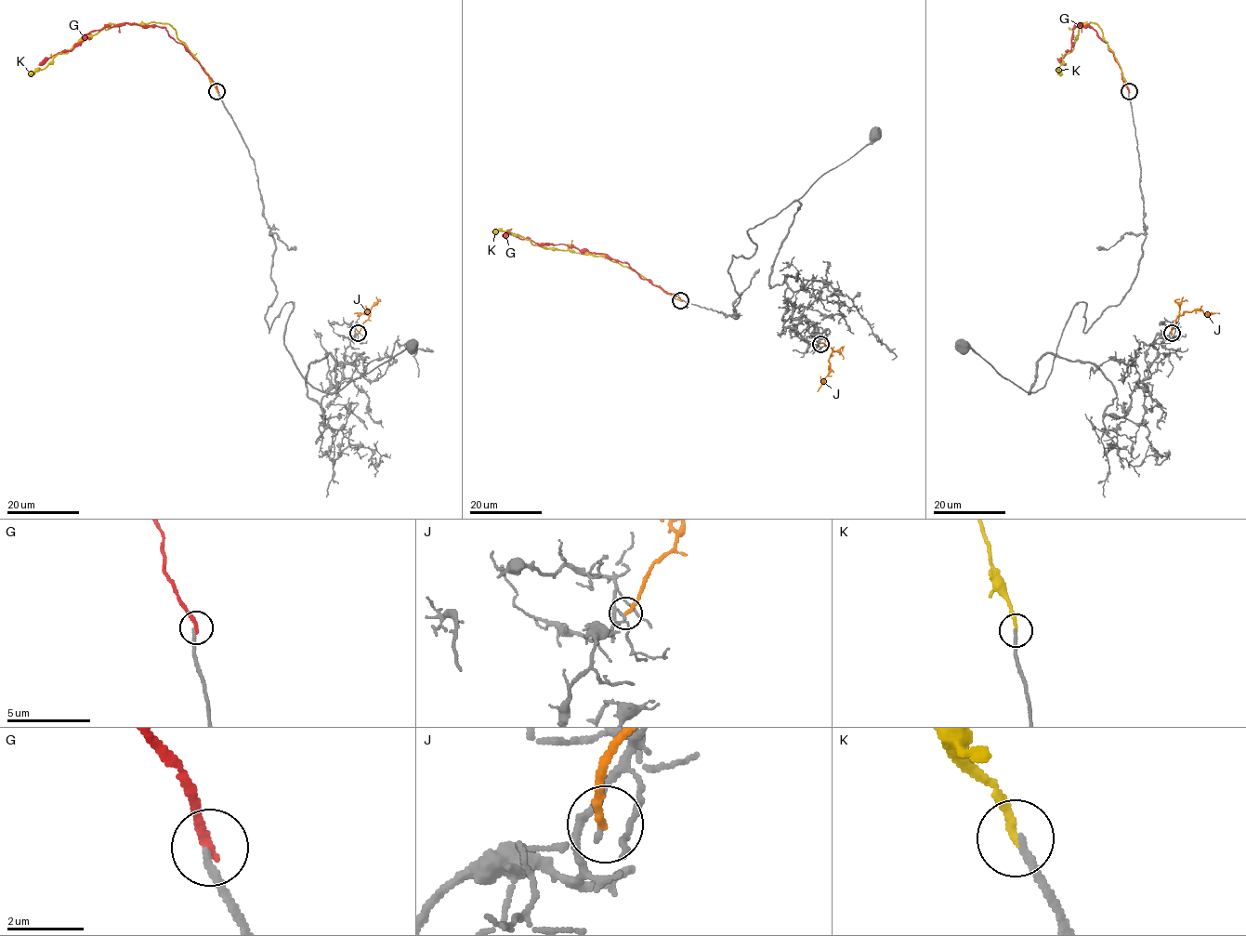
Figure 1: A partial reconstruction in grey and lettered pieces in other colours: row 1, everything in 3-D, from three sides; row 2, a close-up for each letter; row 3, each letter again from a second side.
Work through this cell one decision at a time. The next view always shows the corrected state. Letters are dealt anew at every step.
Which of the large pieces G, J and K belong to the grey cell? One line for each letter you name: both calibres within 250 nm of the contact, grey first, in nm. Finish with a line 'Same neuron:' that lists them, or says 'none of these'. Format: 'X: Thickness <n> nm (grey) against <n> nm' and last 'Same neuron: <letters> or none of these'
K: Thickness 190 nm (grey) against 190 nm
Same neuron: K

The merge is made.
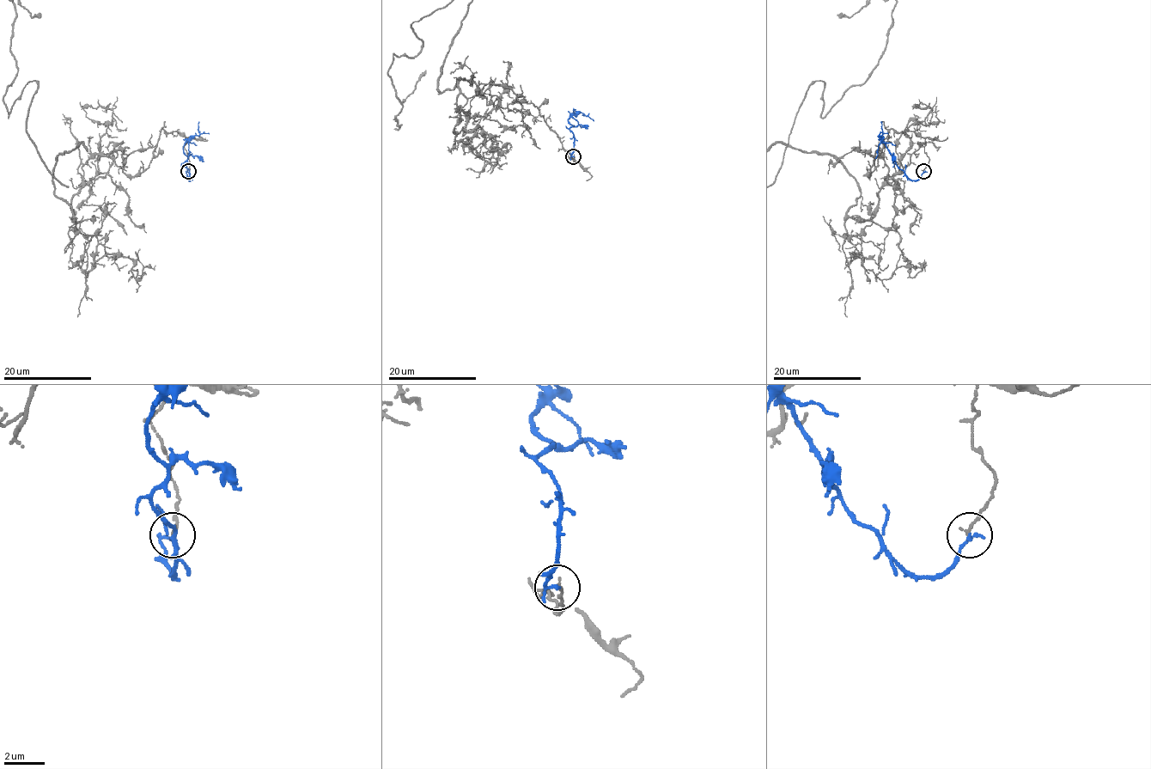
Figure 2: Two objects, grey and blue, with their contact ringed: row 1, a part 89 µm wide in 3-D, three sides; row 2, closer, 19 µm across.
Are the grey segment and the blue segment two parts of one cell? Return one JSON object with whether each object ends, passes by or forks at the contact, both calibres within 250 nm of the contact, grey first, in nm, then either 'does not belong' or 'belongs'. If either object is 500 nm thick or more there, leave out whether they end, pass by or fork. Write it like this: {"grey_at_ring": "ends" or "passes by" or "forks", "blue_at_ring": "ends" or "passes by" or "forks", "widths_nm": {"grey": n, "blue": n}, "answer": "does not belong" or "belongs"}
{"grey_at_ring": "ends", "blue_at_ring": "ends", "widths_nm": {"grey": 140, "blue": 160}, "answer": "does not belong"}

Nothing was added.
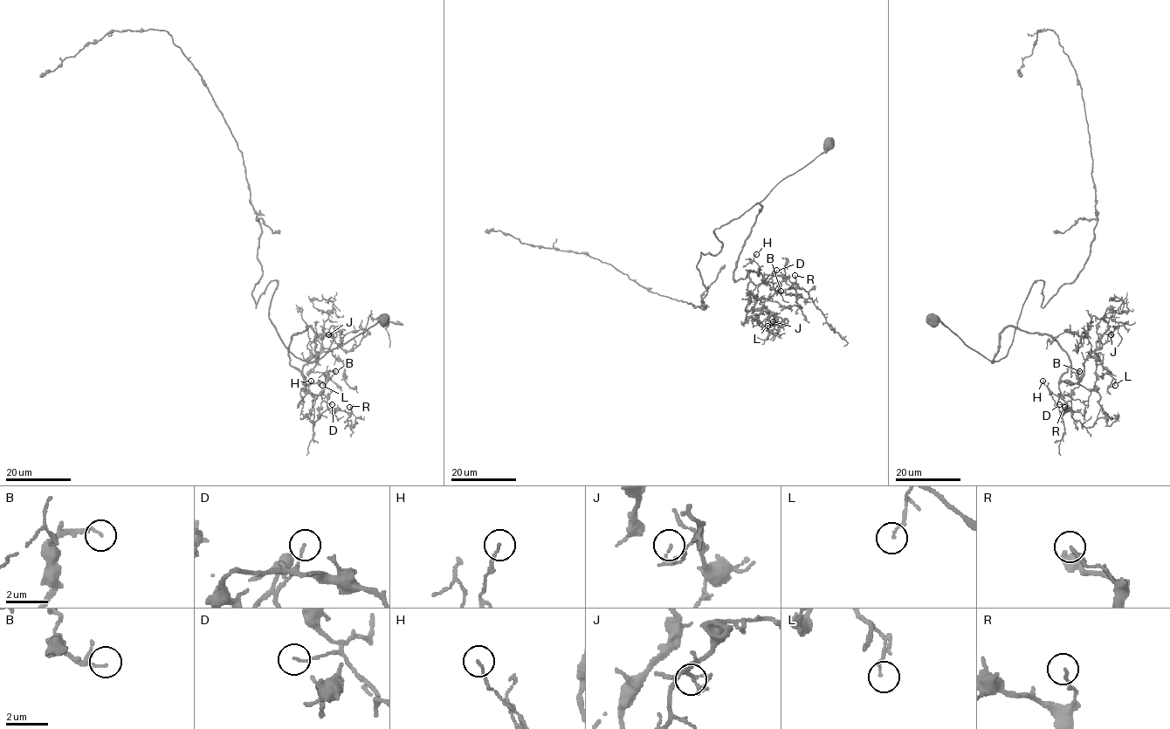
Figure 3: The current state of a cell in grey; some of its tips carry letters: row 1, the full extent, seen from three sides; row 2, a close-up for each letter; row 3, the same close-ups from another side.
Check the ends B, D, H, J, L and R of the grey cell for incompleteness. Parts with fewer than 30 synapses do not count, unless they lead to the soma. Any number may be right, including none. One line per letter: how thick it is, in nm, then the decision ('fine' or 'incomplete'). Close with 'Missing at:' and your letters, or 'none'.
B: 110 nm thick; incomplete
D: 100 nm thick; fine
H: 100 nm thick; fine
J: 110 nm thick; fine
L: 120 nm thick; fine
R: 100 nm thick; fine
Missing at: B

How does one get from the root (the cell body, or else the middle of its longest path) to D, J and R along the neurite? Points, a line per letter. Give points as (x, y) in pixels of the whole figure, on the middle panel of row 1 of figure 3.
D: (830, 144), (782, 179), (760, 202), (733, 278), (744, 279), (751, 270), (759, 271), (767, 282), (776, 270)
J: (830, 144), (760, 202), (736, 262), (734, 282), (748, 271), (746, 294), (755, 309), (774, 312), (773, 321)
R: (830, 144), (760, 202), (733, 271), (734, 282), (749, 270), (766, 282), (766, 274), (795, 282), (794, 275)

